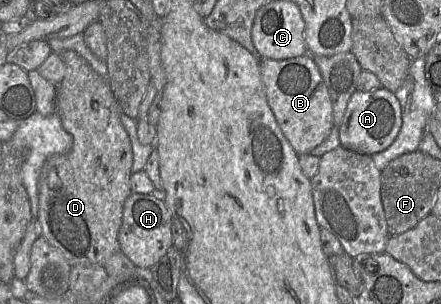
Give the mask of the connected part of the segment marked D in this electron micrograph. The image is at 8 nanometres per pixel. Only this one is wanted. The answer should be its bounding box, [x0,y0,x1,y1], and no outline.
[39,51,133,266]

